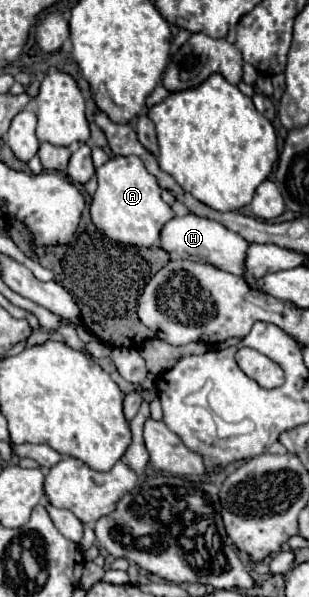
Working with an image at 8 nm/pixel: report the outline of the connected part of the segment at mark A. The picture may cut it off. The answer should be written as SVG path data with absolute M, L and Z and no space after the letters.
M112 157L102 167L96 169L98 189L92 197L90 215L92 223L102 229L114 241L122 241L126 245L142 245L152 247L162 227L174 217L174 211L168 203L162 201L160 185L154 175L150 175L140 157Z

